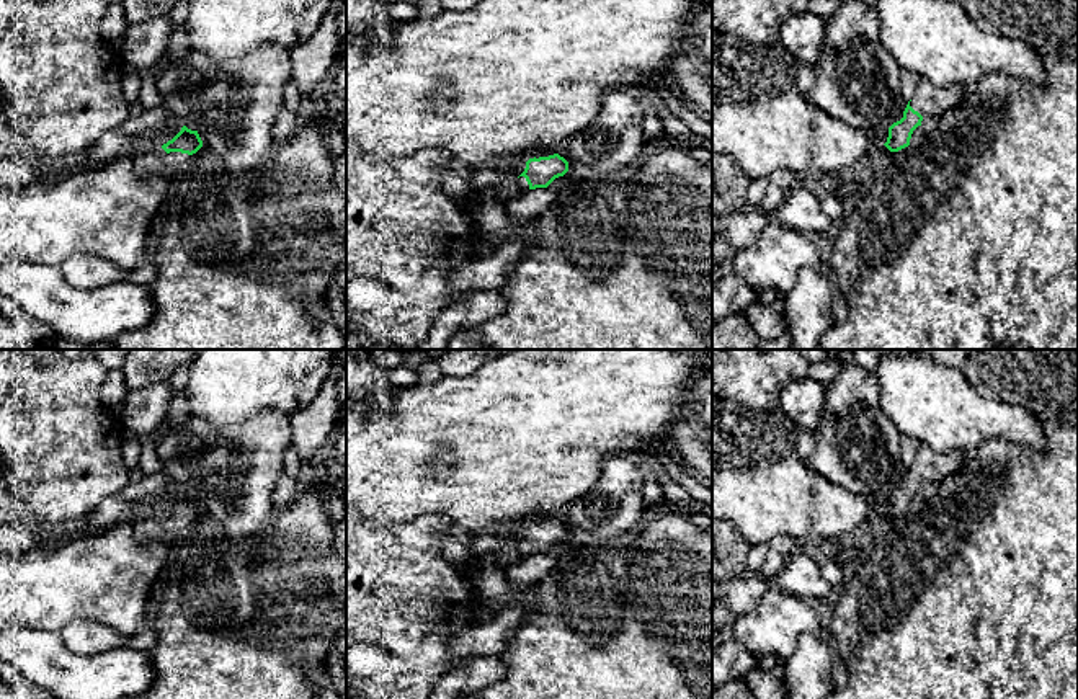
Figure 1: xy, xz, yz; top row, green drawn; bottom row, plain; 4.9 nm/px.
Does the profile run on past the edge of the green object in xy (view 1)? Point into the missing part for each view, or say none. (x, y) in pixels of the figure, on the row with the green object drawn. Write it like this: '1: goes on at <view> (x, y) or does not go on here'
1: goes on at xy (151, 160)

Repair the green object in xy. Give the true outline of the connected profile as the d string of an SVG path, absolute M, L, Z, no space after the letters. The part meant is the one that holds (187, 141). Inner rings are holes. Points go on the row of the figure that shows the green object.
M186 126L162 147L149 147L134 155L134 173L144 175L165 175L170 176L189 160L203 147L198 131Z

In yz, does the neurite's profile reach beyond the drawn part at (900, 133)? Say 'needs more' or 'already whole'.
needs more

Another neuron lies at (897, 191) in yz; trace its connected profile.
M1058 54L1042 59L1045 85L1034 87L1003 72L987 73L920 145L890 152L875 142L853 170L861 181L854 209L836 224L825 250L848 315L822 335L822 350L1078 350L1078 62Z

